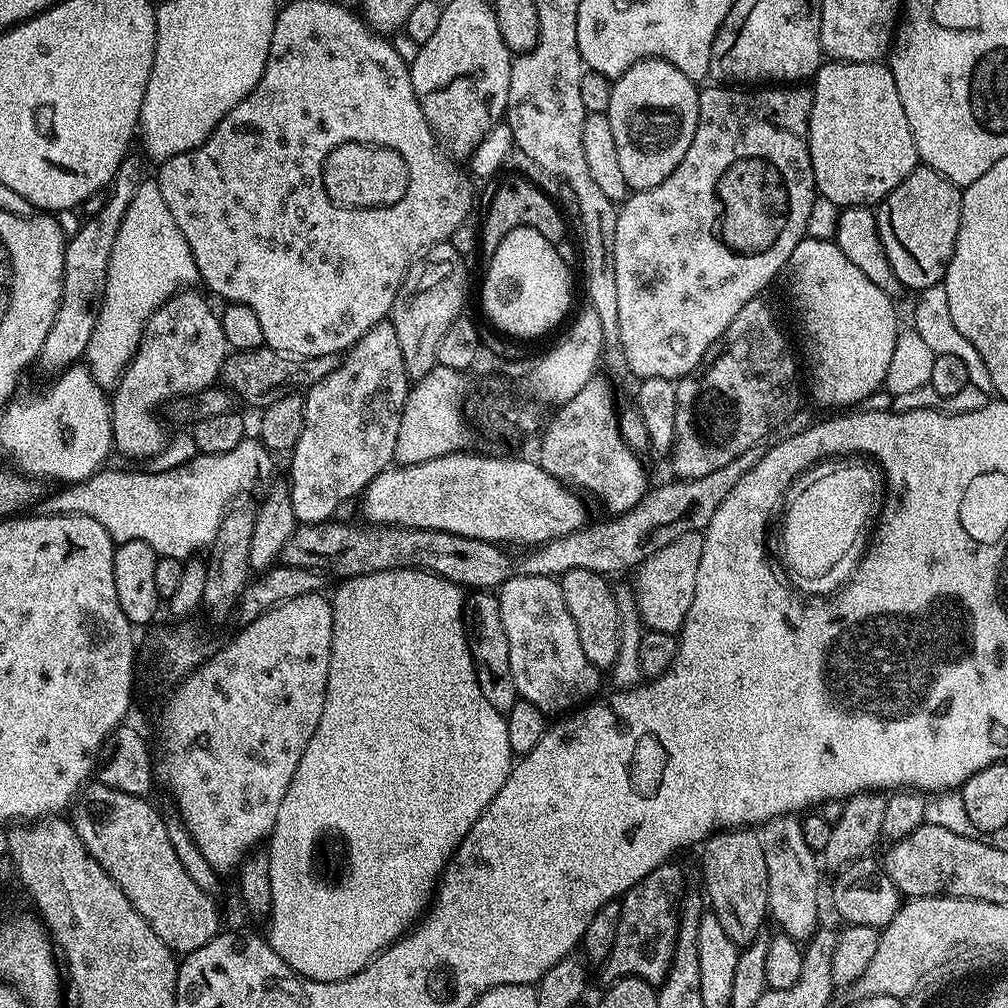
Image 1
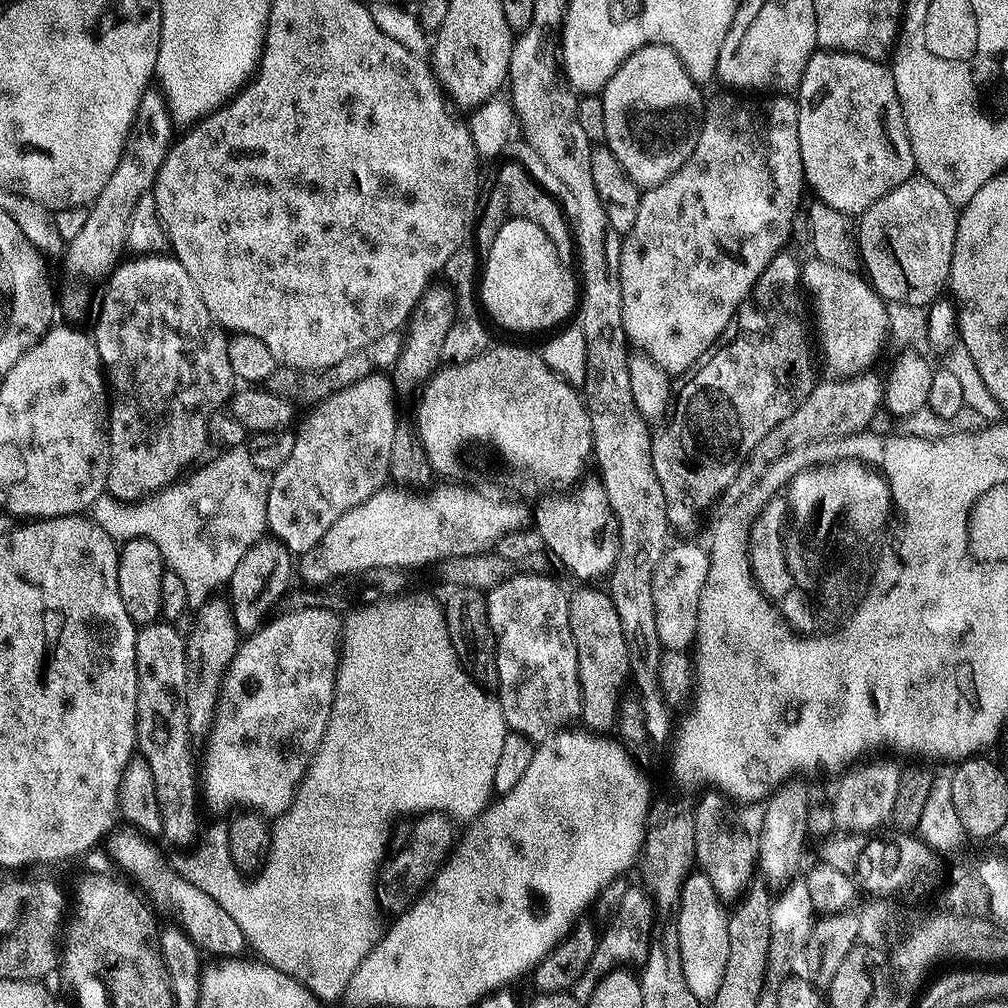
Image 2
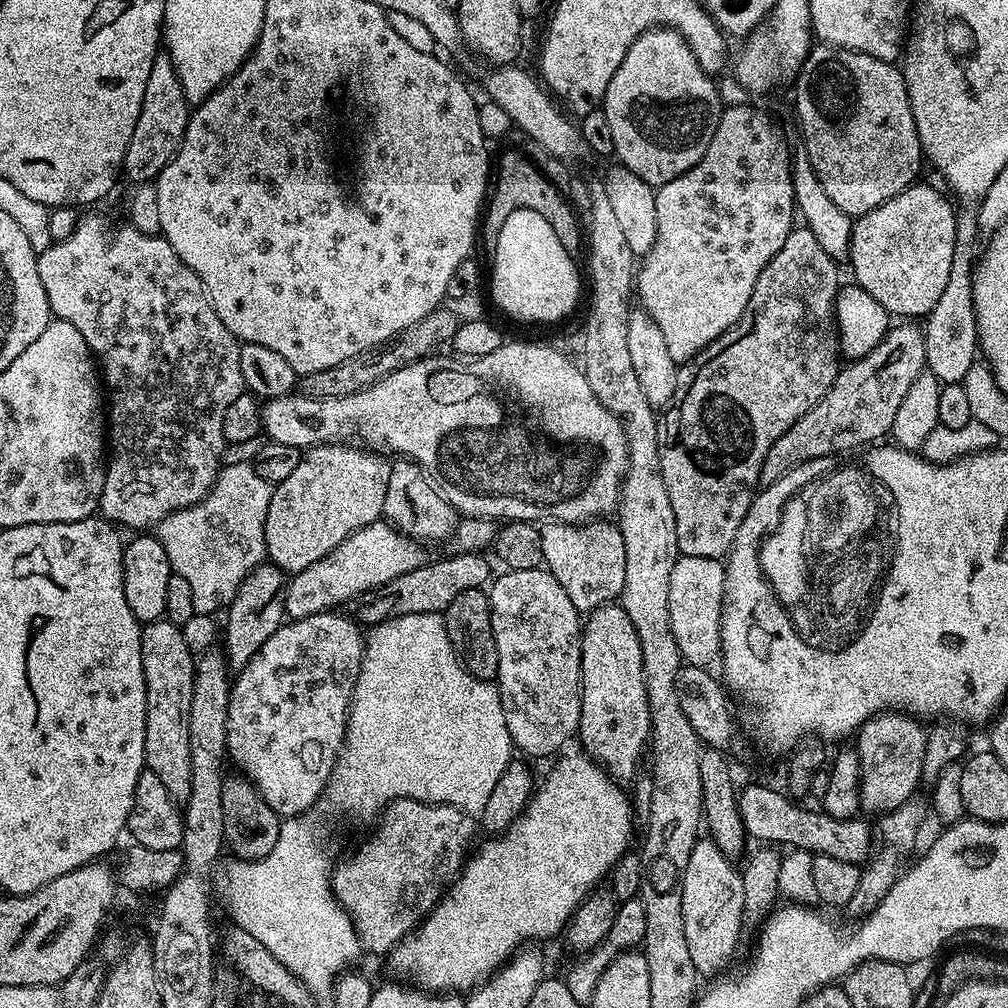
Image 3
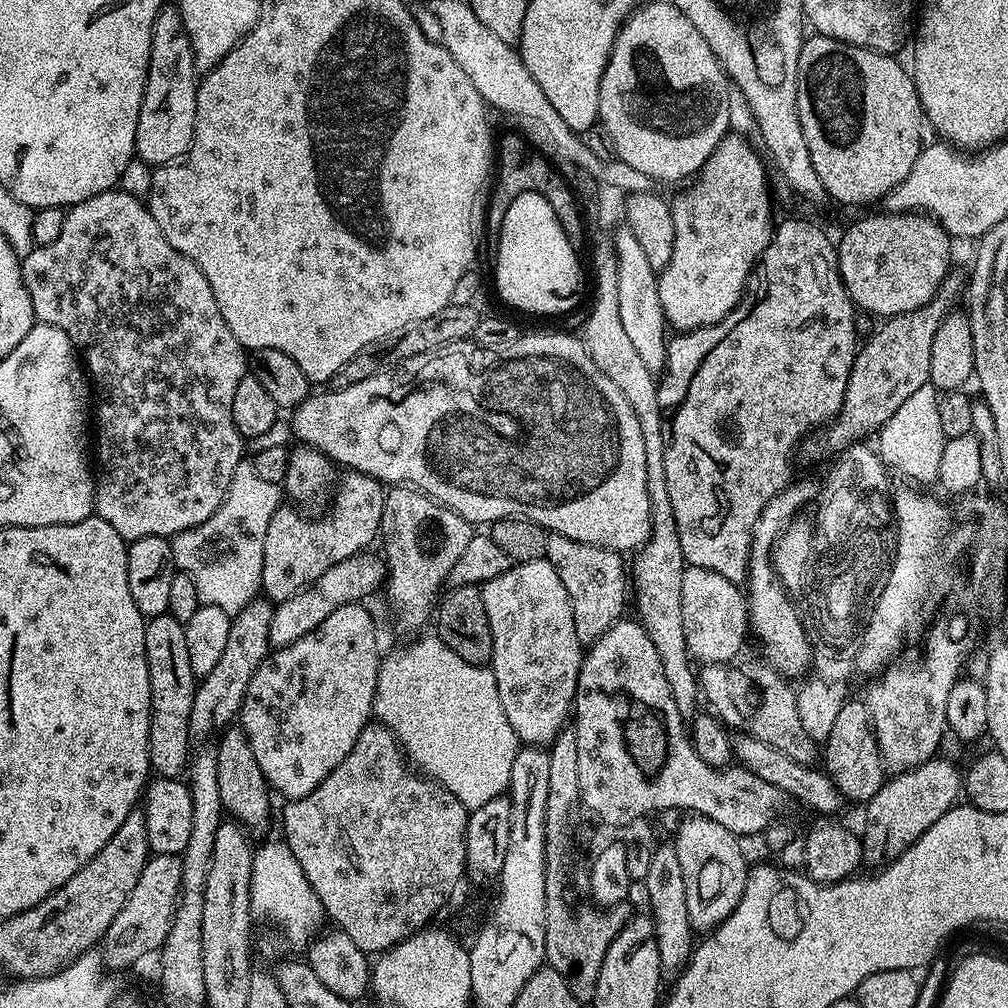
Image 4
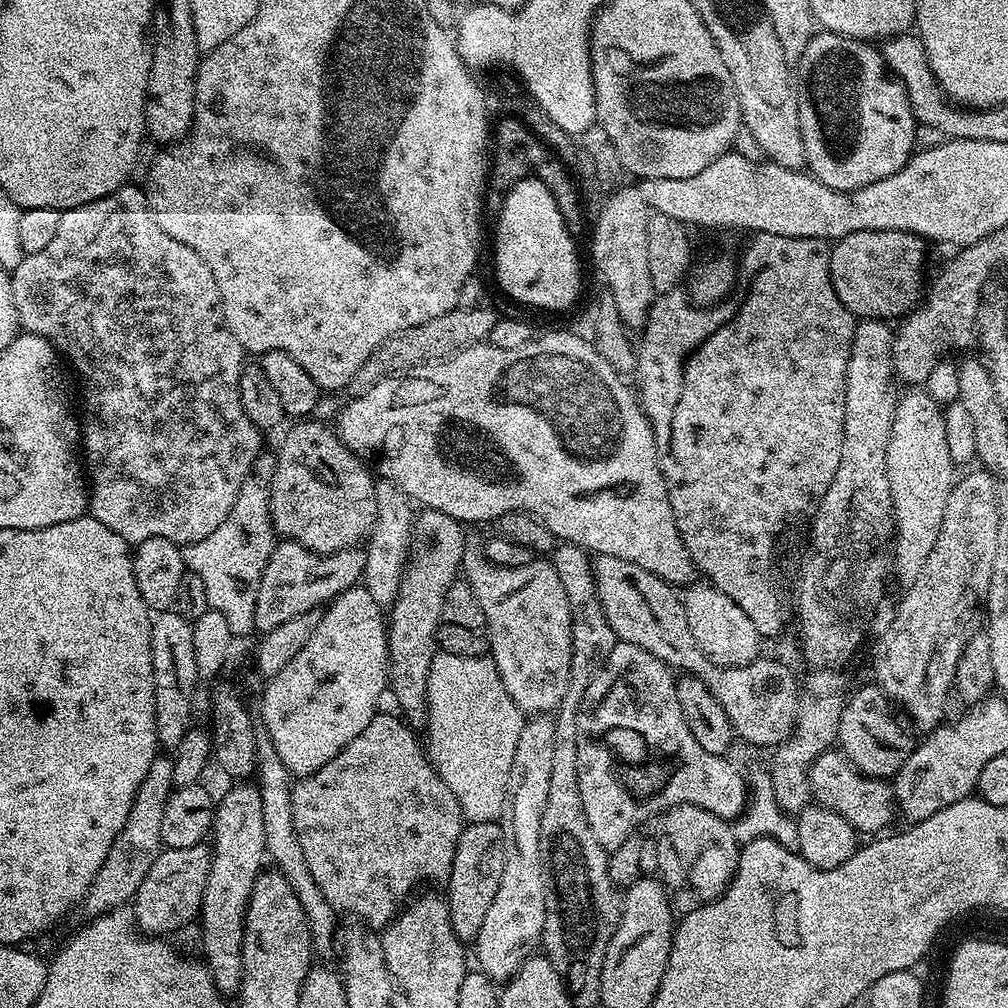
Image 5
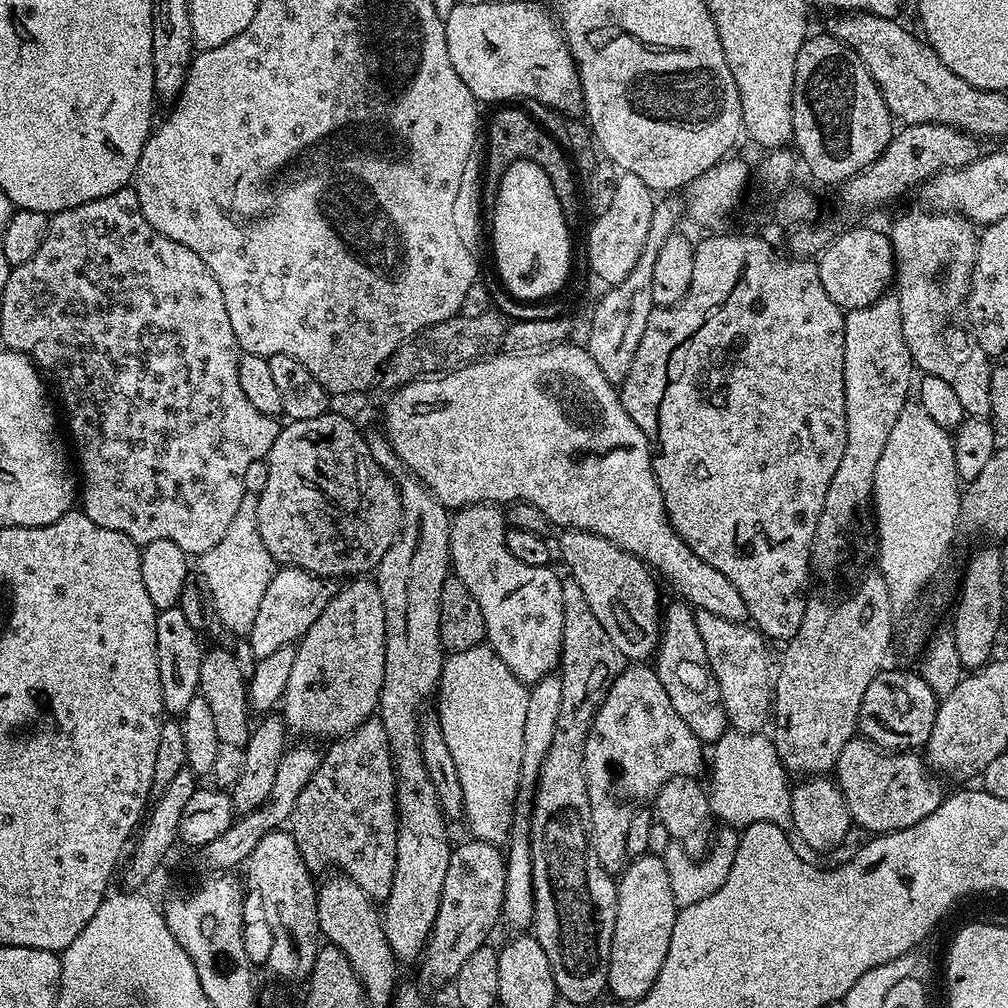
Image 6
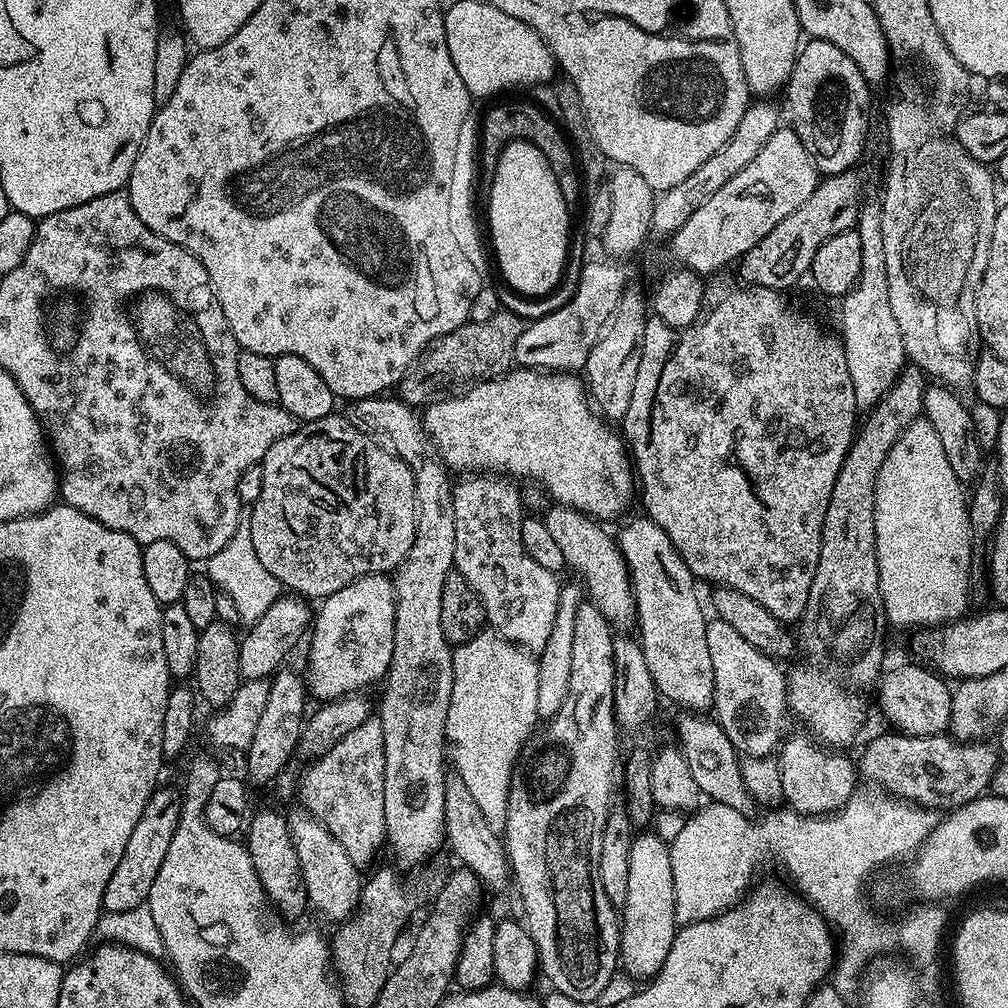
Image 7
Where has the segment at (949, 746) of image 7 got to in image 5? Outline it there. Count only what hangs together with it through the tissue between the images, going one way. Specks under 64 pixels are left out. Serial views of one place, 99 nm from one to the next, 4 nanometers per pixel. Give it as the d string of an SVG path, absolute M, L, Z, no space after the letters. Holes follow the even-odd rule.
M829 750L818 754L818 758L814 758L814 762L808 771L810 778L810 790L812 791L812 799L817 804L821 804L824 808L834 810L834 814L842 814L842 818L846 818L846 822L850 822L850 826L854 826L857 833L872 832L868 834L880 834L885 831L884 828L892 820L892 815L897 815L896 794L893 785L887 779L878 776L864 776L861 772L850 763L839 750Z

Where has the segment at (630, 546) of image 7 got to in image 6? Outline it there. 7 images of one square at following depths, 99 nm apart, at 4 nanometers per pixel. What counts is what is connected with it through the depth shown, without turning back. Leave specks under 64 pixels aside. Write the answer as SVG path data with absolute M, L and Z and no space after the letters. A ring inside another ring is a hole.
M683 602L675 603L670 605L669 608L667 605L662 612L660 642L654 648L654 667L658 674L658 682L662 682L666 695L670 698L670 706L674 706L674 710L678 710L678 718L682 718L682 722L686 722L686 726L690 726L692 733L701 742L712 746L730 728L726 718L724 703L722 702L722 694L720 693L718 682L712 673L712 667L708 664L706 645L702 642L702 634L698 634L696 612Z

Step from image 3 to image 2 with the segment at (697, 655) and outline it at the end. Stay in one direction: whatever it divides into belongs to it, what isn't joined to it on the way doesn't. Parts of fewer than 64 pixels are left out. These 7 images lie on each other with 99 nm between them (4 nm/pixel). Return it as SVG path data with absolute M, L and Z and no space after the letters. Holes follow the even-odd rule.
M674 544L656 563L652 577L652 598L656 602L656 622L662 633L663 647L683 652L693 647L696 638L698 602L708 573L708 554L696 544Z

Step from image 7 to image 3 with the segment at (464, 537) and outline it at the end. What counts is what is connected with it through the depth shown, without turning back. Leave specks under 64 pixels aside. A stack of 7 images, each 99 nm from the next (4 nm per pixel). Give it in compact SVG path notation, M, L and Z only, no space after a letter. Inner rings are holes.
M543 567L508 570L504 574L500 577L497 575L491 581L487 594L494 642L498 646L498 674L494 683L500 689L502 714L506 714L506 730L513 745L519 751L521 748L525 757L548 756L556 751L559 753L559 748L580 731L582 616L576 611L574 602L570 602L570 594L566 594L552 573Z

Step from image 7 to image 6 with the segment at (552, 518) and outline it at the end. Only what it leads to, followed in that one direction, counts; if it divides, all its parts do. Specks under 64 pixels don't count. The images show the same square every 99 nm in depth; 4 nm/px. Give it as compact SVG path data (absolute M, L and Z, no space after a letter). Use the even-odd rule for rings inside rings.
M565 529L559 535L556 545L559 559L561 556L570 570L571 579L578 582L590 610L606 629L610 642L614 642L625 661L647 661L653 655L654 646L659 644L662 631L662 603L656 589L657 577L643 560L601 535L576 529Z

